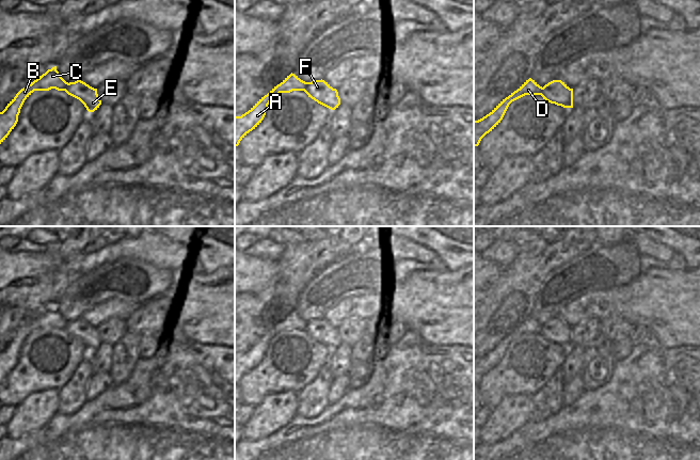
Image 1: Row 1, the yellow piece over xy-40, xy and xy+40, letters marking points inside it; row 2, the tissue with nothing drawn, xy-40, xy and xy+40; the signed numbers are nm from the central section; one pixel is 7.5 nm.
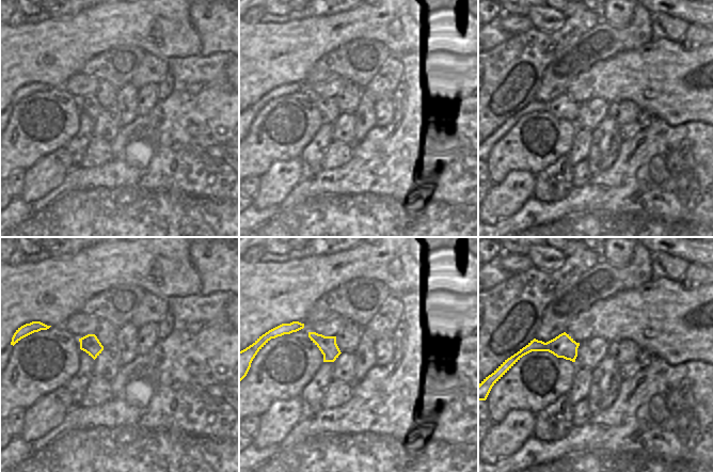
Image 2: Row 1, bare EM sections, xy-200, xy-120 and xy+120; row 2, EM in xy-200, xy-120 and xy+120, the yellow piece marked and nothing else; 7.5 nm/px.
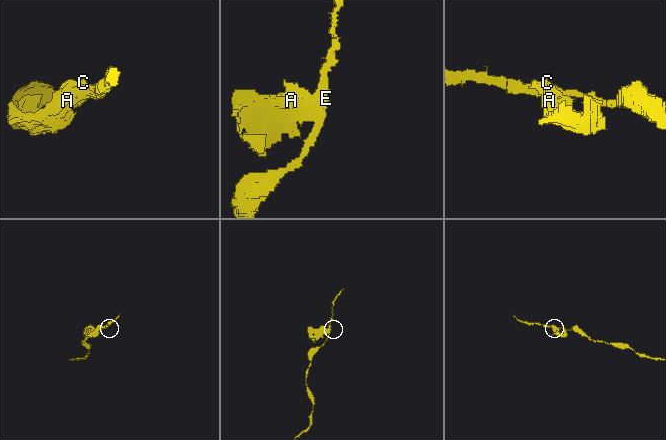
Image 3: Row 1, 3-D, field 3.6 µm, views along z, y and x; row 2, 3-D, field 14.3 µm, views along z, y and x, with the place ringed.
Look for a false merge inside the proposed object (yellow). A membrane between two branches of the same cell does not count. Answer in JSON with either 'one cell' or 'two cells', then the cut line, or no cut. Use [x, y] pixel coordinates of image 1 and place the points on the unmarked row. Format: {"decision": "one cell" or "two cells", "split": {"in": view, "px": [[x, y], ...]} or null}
{"decision": "two cells", "split": {"in": "xy", "px": [[308, 321], [304, 330]]}}

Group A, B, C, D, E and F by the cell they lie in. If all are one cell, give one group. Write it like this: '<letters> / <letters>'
A B C D / E F

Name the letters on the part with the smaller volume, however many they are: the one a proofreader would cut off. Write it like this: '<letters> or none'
A, B, C, D

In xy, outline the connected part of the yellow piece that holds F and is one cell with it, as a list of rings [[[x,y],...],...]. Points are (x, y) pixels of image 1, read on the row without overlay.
[[[322,318],[308,321],[304,331],[308,336],[331,349],[335,349],[340,344],[340,337],[337,329],[333,328]]]

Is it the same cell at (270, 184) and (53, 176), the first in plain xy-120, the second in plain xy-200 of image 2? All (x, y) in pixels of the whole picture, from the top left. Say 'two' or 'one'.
one

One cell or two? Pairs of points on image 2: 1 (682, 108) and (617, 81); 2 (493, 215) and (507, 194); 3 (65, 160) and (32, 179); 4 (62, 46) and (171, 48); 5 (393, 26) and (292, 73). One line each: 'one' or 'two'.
1: one
2: one
3: one
4: one
5: one

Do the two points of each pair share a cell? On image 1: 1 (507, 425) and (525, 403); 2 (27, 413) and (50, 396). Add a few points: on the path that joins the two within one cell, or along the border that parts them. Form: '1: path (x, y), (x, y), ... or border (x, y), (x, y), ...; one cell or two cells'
1: path (509, 419), (520, 409); one cell
2: path (32, 413), (45, 401); one cell

